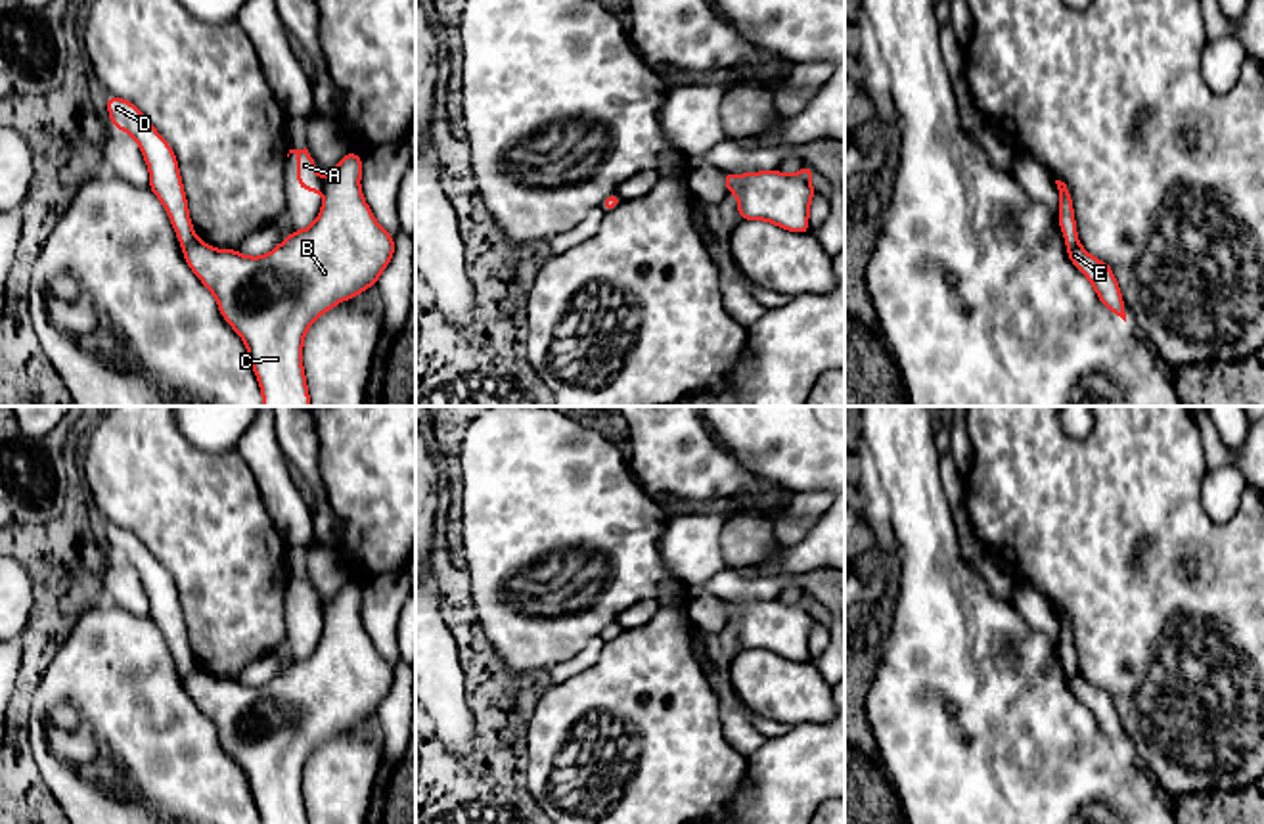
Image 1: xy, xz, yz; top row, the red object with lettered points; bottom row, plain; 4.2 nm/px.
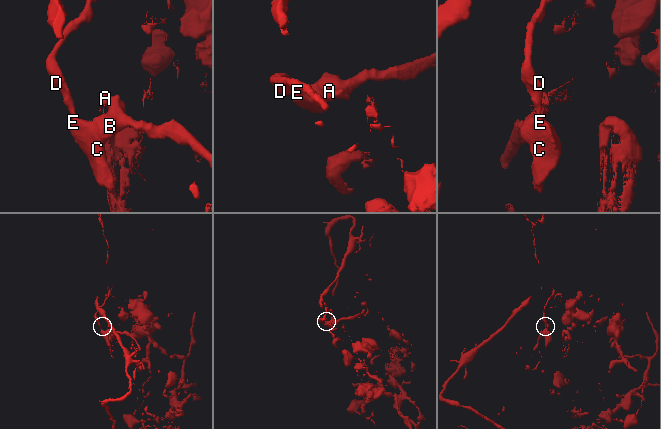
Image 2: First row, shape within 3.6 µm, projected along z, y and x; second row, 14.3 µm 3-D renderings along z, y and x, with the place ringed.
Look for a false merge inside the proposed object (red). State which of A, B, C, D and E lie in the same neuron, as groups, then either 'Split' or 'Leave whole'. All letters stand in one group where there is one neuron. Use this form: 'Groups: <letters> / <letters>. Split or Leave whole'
Groups: A D / B C E. Split

